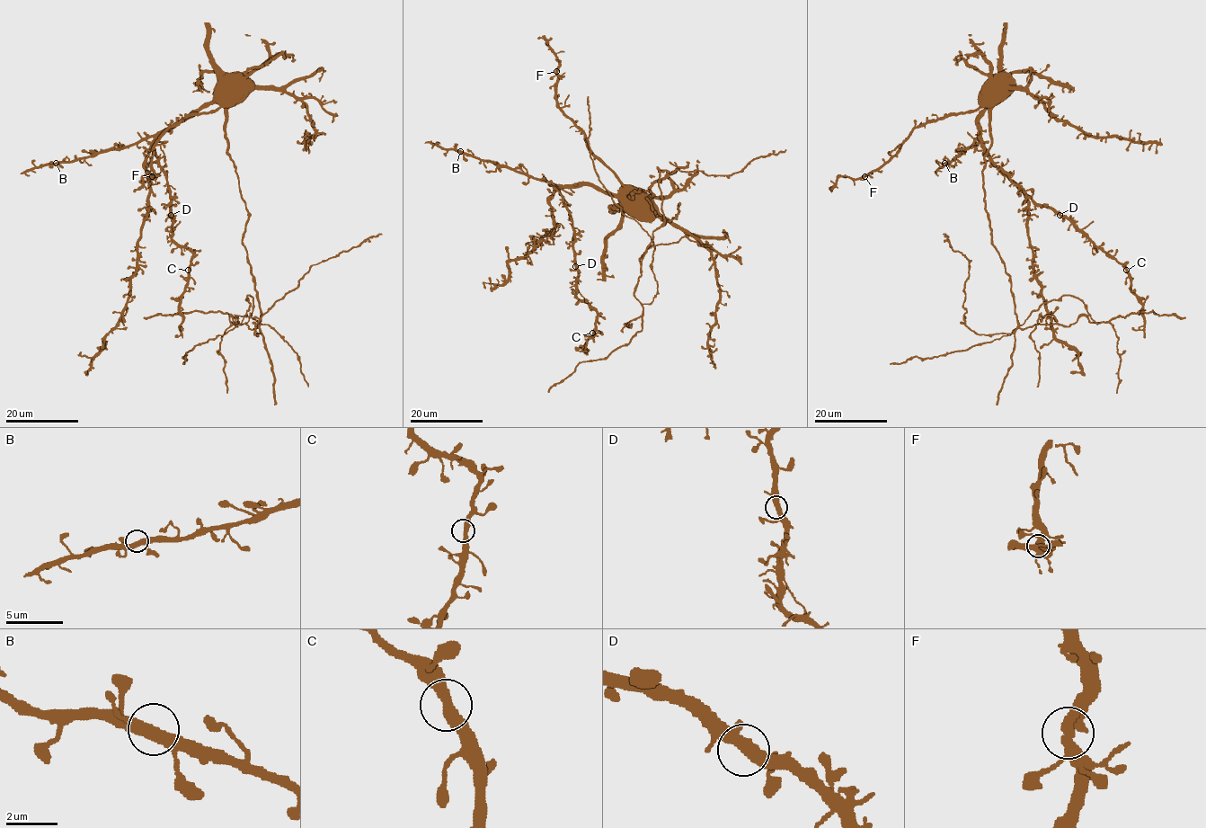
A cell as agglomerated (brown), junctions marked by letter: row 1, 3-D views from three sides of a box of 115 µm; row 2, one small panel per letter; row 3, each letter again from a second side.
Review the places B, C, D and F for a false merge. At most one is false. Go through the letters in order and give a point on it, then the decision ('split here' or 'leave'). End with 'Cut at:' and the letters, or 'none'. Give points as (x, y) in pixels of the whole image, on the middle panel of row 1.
B: at (460, 151); leave
C: at (592, 333); leave
D: at (575, 266); leave
F: at (556, 71); leave
Cut at: none

